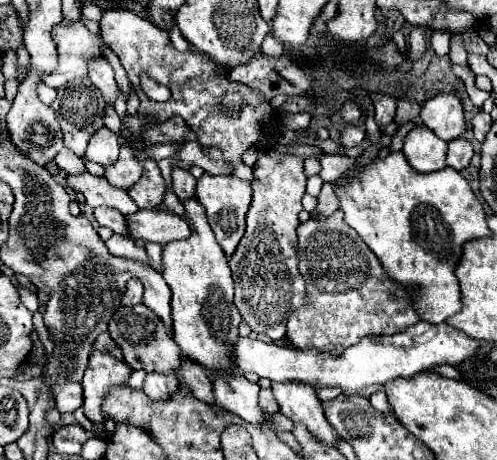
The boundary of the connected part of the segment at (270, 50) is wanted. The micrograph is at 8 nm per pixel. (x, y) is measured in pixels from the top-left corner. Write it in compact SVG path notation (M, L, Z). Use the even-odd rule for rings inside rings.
M267 35L263 44L262 52L268 56L278 57L283 54L283 45L273 38L271 35Z

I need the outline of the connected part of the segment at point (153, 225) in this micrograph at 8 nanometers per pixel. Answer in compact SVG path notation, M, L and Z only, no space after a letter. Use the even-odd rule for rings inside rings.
M138 210L126 218L132 238L142 238L146 242L158 242L164 246L172 240L184 240L190 236L190 226L184 218L164 210Z

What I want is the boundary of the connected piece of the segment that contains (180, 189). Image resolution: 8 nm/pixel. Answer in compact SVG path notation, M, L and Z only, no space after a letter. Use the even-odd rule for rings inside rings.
M174 168L172 170L172 188L176 192L176 196L180 198L180 202L186 202L190 198L196 198L196 178L182 168Z

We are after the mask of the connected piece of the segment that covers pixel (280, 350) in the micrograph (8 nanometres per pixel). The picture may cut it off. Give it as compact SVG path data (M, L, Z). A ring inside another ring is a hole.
M420 320L416 326L408 326L392 336L366 336L338 356L320 348L300 350L288 344L278 346L274 342L266 344L258 338L240 338L234 350L234 364L244 374L254 372L260 378L274 382L304 382L316 388L336 386L342 392L354 392L372 384L386 384L396 378L412 378L442 364L460 366L464 360L472 358L478 348L480 342L444 322L430 324Z

